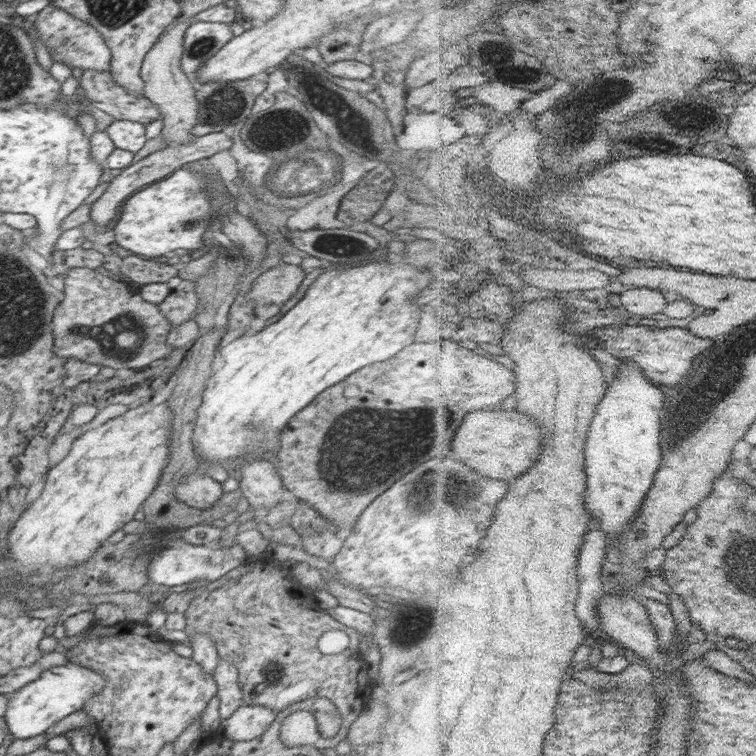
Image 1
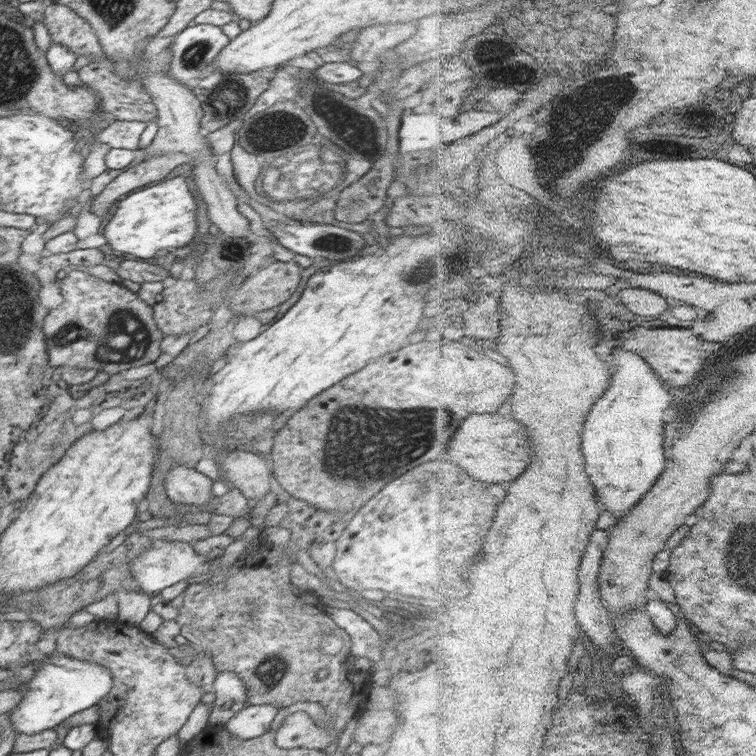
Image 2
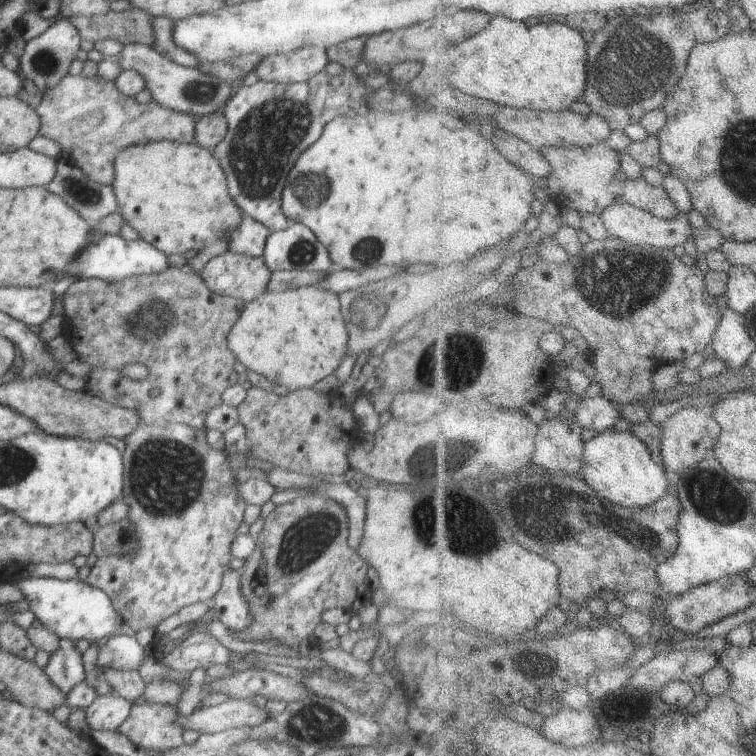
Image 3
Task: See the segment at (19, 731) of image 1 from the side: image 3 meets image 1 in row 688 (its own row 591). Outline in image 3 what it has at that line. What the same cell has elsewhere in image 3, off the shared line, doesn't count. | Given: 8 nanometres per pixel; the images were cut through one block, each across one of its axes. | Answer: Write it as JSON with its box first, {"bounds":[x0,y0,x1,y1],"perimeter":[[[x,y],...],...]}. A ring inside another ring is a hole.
{"bounds":[10,574,127,642],"perimeter":[[[24,574],[10,582],[22,592],[24,608],[34,612],[44,628],[57,634],[60,639],[77,641],[86,638],[89,642],[103,642],[108,635],[127,632],[121,614],[114,610],[109,596],[100,589],[90,586],[79,578],[60,580],[52,577],[33,577]]]}

